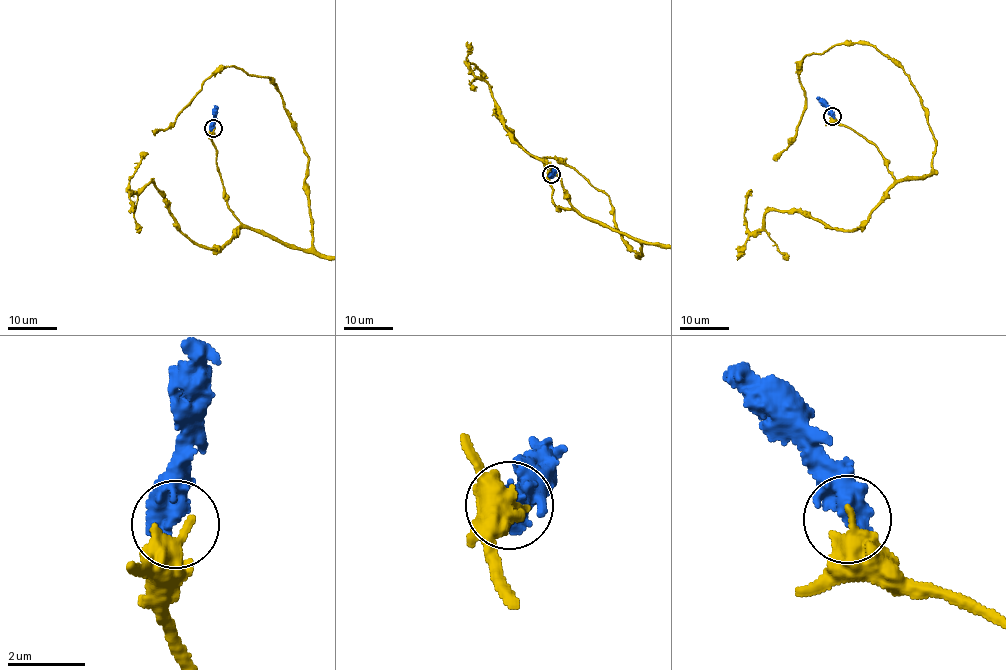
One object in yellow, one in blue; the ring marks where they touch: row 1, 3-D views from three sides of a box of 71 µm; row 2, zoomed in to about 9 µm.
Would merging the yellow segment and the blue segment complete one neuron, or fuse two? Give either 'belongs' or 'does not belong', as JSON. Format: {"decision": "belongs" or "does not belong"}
{"decision": "does not belong"}

